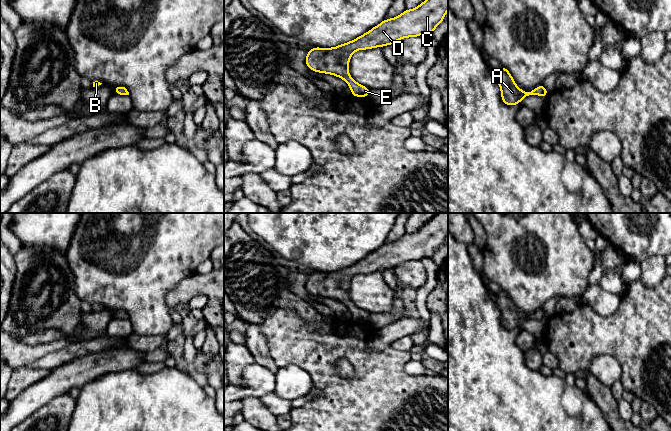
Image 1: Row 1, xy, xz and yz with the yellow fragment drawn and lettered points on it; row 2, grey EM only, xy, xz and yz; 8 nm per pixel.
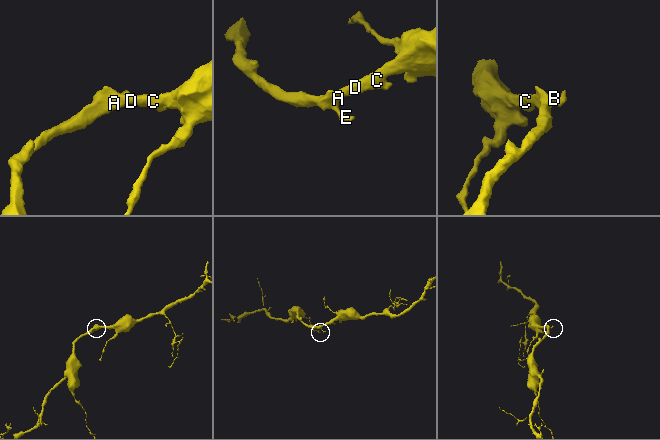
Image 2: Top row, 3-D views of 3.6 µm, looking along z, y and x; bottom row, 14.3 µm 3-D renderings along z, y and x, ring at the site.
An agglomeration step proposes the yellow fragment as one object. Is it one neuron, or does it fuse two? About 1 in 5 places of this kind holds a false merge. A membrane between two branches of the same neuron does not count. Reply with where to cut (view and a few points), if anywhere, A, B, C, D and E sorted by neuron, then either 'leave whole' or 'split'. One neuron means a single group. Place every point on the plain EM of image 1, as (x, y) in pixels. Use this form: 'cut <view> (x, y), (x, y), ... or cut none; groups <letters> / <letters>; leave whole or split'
cut none; groups A B C D E; leave whole

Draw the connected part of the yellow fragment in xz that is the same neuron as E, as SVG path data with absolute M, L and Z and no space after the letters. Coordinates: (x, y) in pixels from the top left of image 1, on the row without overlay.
M437 213L418 231L406 233L401 239L385 243L367 257L333 272L313 271L308 274L307 291L318 297L335 299L346 305L353 321L369 321L371 313L360 309L348 296L349 285L357 274L393 269L407 261L418 261L423 257L432 258L445 243L448 234L448 213Z

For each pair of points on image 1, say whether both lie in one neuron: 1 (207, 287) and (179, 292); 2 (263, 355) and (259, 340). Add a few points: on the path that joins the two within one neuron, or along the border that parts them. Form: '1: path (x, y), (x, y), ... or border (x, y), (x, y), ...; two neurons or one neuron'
1: path (200, 287), (189, 287), (186, 289); one neuron
2: path (260, 351), (259, 344); one neuron

